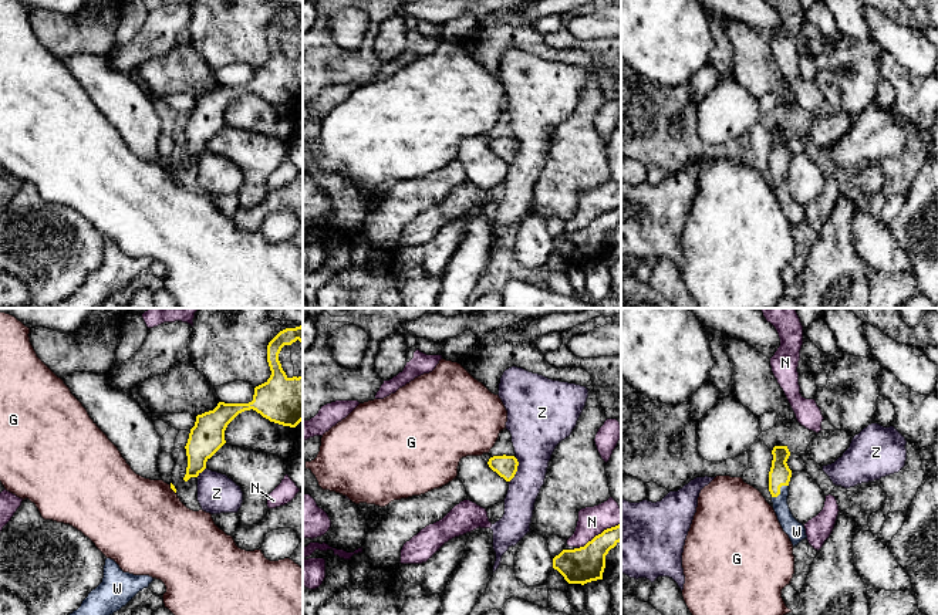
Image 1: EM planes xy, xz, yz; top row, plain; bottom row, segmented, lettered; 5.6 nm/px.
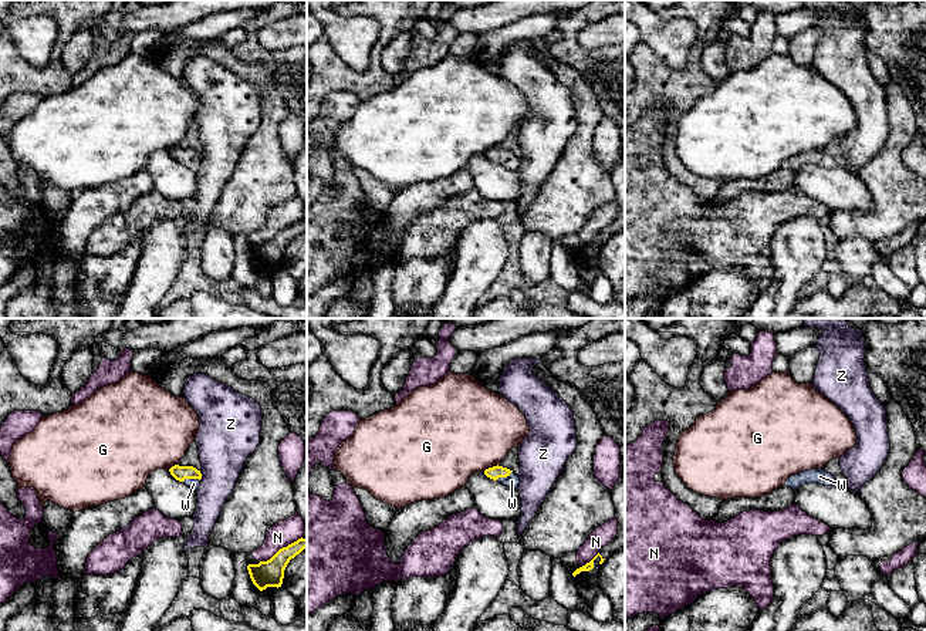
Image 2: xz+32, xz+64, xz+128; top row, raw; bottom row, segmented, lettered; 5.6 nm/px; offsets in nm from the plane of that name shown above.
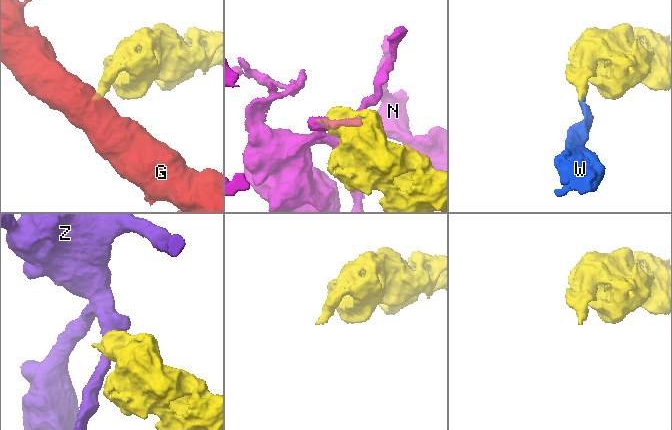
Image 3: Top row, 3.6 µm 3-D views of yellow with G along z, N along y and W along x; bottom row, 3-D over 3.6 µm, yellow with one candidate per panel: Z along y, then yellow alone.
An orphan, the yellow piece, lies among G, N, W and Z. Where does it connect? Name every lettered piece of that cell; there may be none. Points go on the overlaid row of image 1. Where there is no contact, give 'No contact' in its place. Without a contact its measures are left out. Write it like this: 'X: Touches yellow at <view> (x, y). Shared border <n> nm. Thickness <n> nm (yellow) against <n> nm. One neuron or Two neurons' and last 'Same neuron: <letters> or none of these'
G: Touches yellow at xy (171, 487). Shared border 70 nm. Thickness 20 nm (yellow) against 480 nm. Two neurons
N: Touches yellow at xz (599, 534). Shared border 280 nm. Thickness 200 nm (yellow) against 160 nm. Two neurons
W: Touches yellow at yz (779, 490). Shared border 120 nm. Thickness 120 nm (yellow) against 100 nm. One neuron
Z: Touches yellow at xz (516, 469). Shared border 160 nm. Thickness 130 nm (yellow) against 280 nm. Two neurons
Same neuron: W

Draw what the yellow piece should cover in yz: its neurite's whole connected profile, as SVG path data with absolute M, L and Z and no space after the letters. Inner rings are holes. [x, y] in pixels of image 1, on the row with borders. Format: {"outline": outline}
{"outline": "M775 446L772 450L773 460L769 472L769 491L772 494L773 510L783 531L789 535L793 547L807 538L806 528L799 523L787 504L789 481L792 470L787 466L790 452L787 446Z"}

